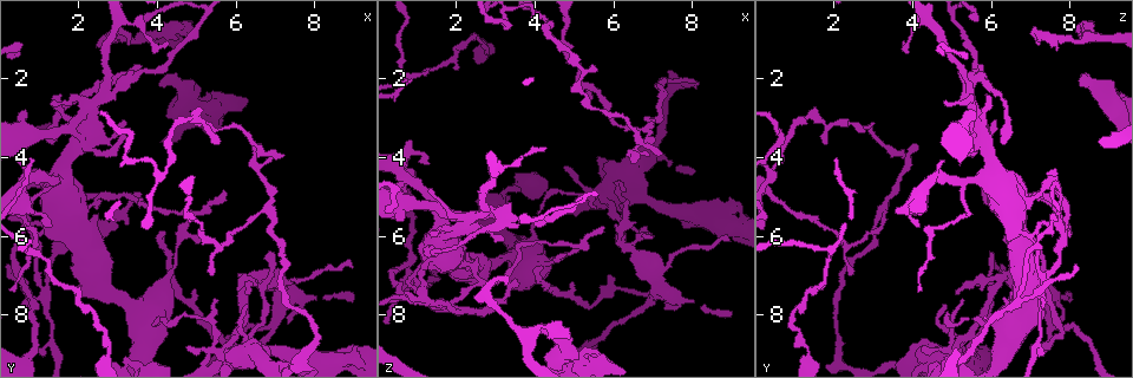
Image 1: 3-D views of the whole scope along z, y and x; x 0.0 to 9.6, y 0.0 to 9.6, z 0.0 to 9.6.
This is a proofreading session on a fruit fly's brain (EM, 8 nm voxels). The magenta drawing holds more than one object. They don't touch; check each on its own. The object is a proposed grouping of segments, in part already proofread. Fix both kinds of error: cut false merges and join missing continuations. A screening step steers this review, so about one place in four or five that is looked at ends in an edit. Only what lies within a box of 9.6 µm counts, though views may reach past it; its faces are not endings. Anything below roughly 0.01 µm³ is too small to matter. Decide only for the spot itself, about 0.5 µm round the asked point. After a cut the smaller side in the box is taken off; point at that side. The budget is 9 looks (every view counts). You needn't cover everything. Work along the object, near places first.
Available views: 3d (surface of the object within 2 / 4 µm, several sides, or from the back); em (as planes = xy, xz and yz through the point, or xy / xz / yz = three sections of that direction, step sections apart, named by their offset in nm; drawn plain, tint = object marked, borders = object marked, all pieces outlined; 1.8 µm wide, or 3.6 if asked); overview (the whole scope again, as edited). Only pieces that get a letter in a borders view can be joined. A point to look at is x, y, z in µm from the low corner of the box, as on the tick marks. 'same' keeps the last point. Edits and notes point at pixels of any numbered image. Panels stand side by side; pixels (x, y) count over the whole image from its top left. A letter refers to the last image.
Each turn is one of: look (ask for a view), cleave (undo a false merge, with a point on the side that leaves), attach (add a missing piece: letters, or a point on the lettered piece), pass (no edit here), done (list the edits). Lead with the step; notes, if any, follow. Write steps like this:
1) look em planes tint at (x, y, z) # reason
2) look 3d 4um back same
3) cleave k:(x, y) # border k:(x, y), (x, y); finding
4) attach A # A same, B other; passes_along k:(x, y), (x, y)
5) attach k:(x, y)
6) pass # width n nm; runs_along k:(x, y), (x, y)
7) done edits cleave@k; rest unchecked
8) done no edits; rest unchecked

look 3d 2um at (8.15, 8.50, 2.10) # abrupt turn

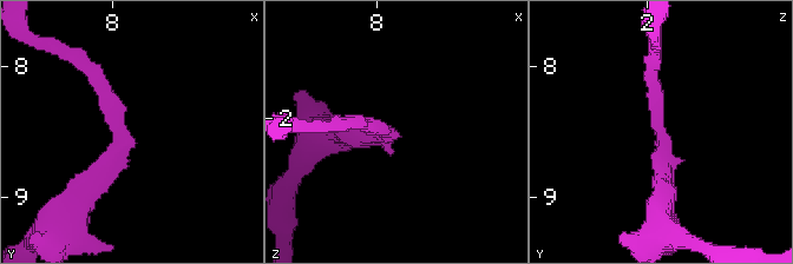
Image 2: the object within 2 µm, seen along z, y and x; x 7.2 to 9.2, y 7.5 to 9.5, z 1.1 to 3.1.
look em yz step 8 borders at (8.10, 8.52, 2.12)

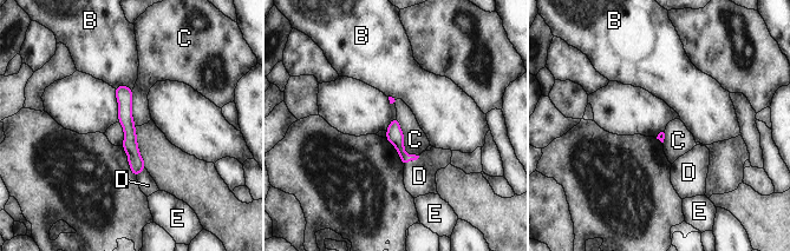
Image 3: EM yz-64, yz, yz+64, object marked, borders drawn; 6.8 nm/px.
pass # B other, C other, D other, E other; runs_along 3:(122, 87), (124, 116), (136, 171); one neuron here

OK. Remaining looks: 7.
look em planes plain at (8.95, 9.15, 5.00) # free end

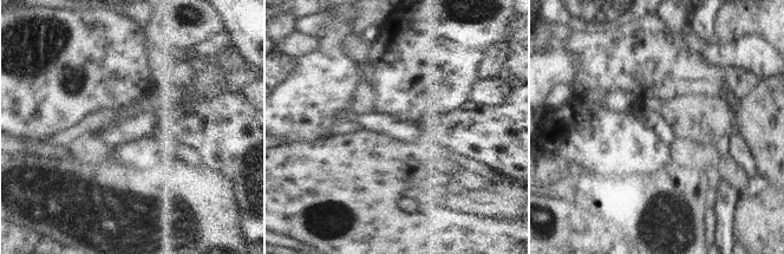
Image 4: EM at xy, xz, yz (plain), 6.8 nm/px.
look em planes borders same # what lies round it

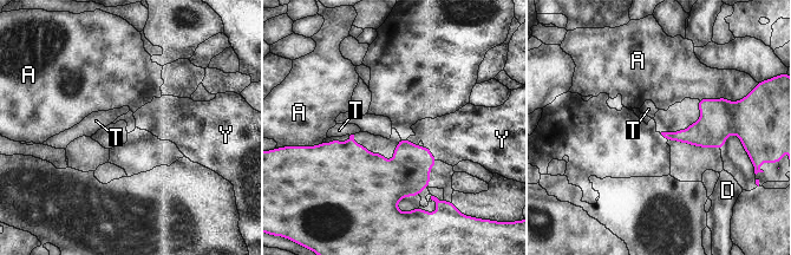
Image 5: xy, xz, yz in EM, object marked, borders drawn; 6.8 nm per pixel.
pass # A other, D other, T other, Y other; border 5:(424, 146), (437, 159); no lettered piece goes on from it

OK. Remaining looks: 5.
look 3d 2um at (7.00, 8.20, 7.55) # branch point

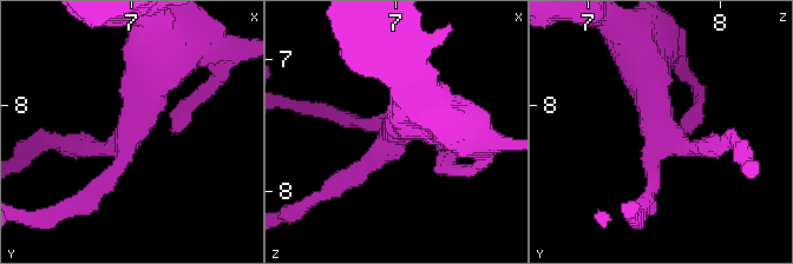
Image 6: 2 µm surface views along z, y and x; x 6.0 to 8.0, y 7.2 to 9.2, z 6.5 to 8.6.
look em planes tint at (7.00, 8.20, 7.50) # now the EM

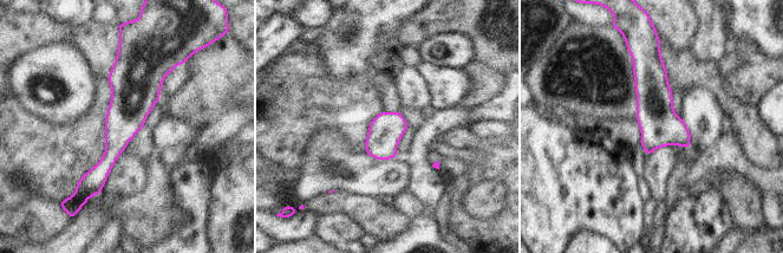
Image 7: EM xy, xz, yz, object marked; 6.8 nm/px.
look em planes borders same # see the neighbours

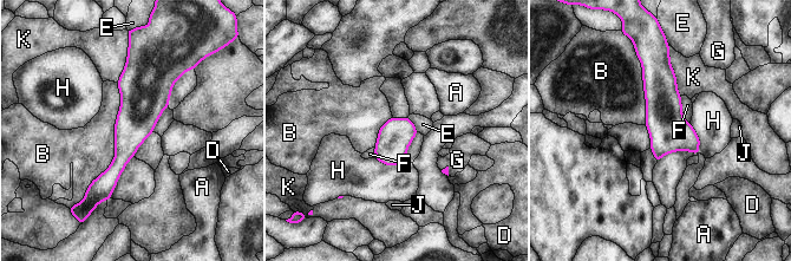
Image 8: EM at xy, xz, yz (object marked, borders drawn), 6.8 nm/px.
pass # width 220 nm; A other, B other, D other, E other, F other, G other, H other, J other, K other; one neuron here

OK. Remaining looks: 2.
look em planes tint at (0.70, 9.10, 5.15) # calibre changes

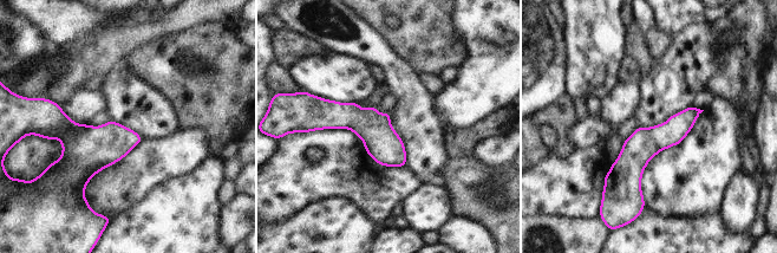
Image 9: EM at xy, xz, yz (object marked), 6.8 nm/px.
look em planes borders same # what lies round it

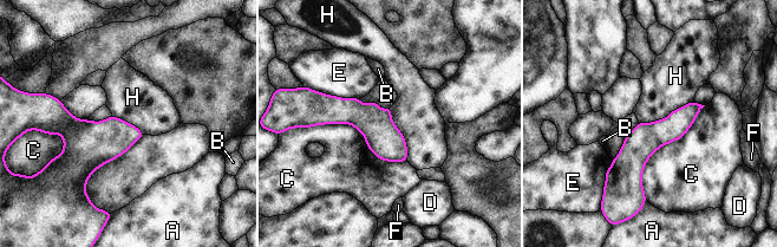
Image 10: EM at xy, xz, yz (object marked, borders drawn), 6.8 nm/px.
pass # A other, B other, C other, D other, E other, F other, H other; all the same neuron

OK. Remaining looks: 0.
done no edits; rest unchecked

